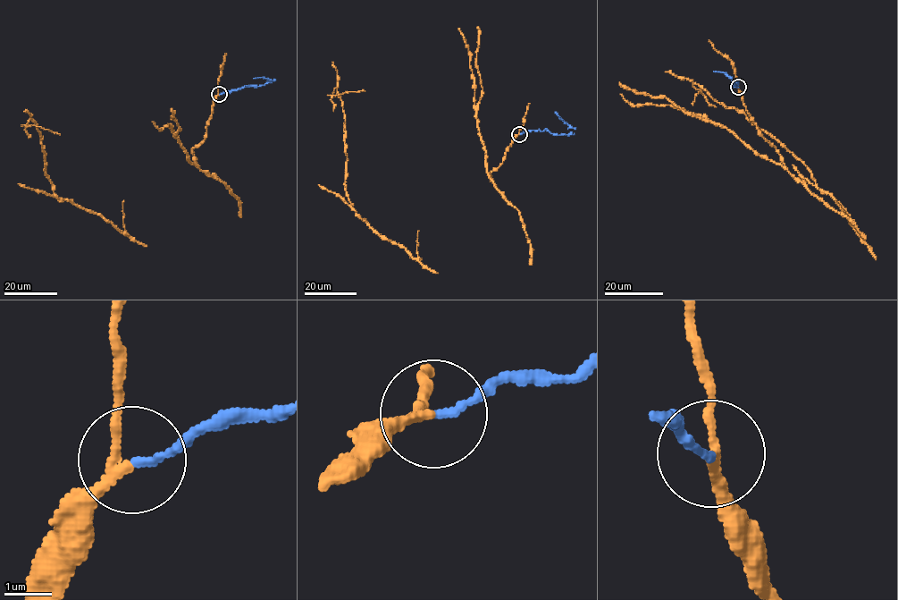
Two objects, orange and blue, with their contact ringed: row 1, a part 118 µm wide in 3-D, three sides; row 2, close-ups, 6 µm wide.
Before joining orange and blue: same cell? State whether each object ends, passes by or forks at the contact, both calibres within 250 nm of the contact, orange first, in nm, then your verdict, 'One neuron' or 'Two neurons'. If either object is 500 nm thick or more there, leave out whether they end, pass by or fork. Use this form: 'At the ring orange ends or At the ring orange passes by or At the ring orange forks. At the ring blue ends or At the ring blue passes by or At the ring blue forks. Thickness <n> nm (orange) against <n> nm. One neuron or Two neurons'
At the ring orange passes by. At the ring blue ends. Thickness 180 nm (orange) against 160 nm. Two neurons

